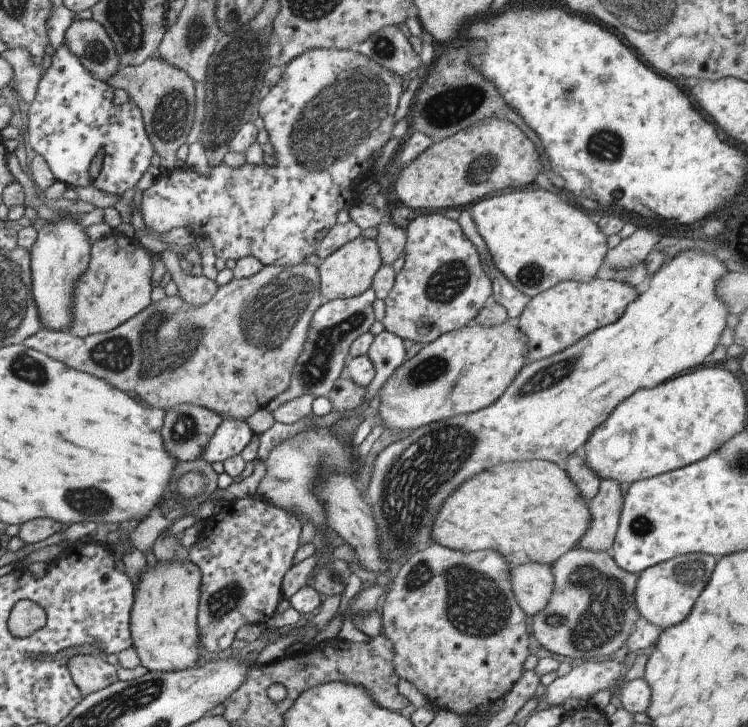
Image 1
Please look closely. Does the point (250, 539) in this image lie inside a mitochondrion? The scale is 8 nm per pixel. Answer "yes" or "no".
no

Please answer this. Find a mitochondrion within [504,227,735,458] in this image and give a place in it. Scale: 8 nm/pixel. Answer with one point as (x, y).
(547, 377)

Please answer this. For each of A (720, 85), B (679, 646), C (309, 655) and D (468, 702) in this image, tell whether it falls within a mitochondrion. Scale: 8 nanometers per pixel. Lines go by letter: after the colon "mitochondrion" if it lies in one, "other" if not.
A: other
B: other
C: other
D: other

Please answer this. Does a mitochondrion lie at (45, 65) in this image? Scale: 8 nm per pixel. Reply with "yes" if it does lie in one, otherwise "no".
no

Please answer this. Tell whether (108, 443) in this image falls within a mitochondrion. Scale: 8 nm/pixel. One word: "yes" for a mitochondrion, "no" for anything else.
no

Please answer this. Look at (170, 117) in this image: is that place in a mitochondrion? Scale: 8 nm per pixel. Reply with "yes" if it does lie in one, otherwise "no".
yes

